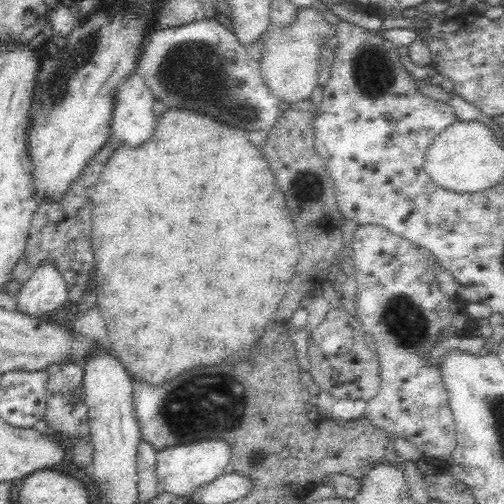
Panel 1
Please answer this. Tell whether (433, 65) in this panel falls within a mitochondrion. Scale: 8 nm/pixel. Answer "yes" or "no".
no

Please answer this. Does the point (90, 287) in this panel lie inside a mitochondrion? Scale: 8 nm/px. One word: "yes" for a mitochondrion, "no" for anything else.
no

